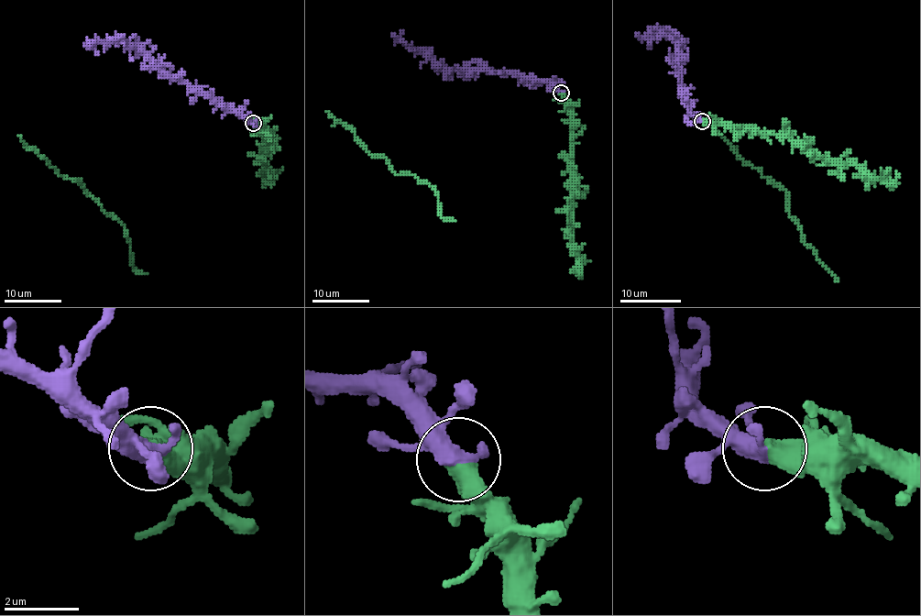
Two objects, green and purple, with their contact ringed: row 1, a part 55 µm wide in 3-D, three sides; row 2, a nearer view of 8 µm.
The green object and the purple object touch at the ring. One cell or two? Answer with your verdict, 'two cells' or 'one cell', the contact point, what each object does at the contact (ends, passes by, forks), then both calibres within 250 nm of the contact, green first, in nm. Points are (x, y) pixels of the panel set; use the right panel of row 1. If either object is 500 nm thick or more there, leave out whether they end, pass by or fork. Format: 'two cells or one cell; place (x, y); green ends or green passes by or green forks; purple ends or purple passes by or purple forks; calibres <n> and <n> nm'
one cell; place (702, 121); calibres 550 and 400 nm

